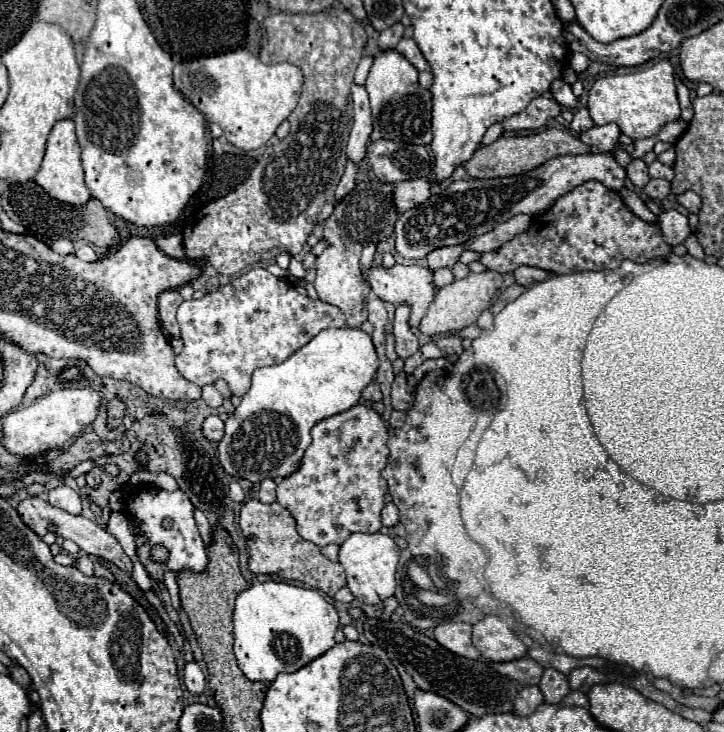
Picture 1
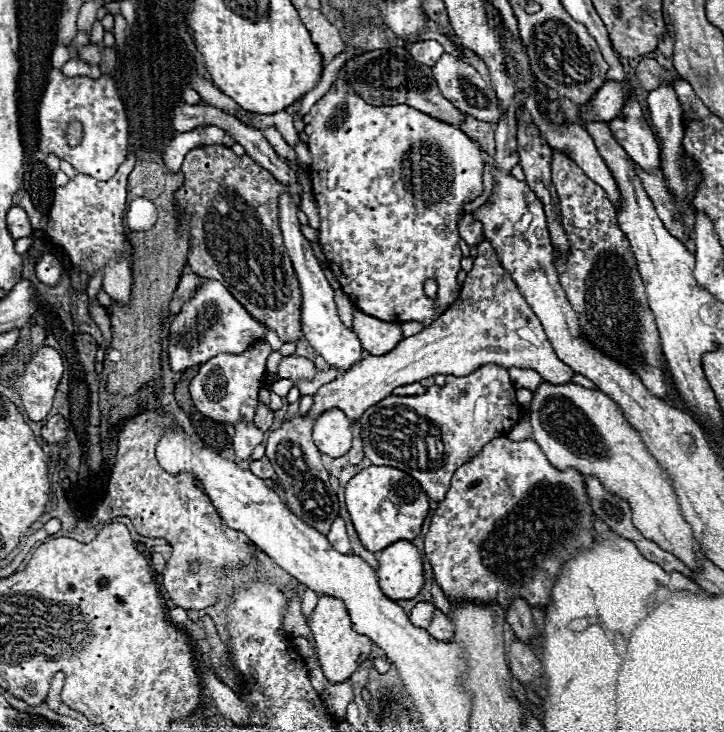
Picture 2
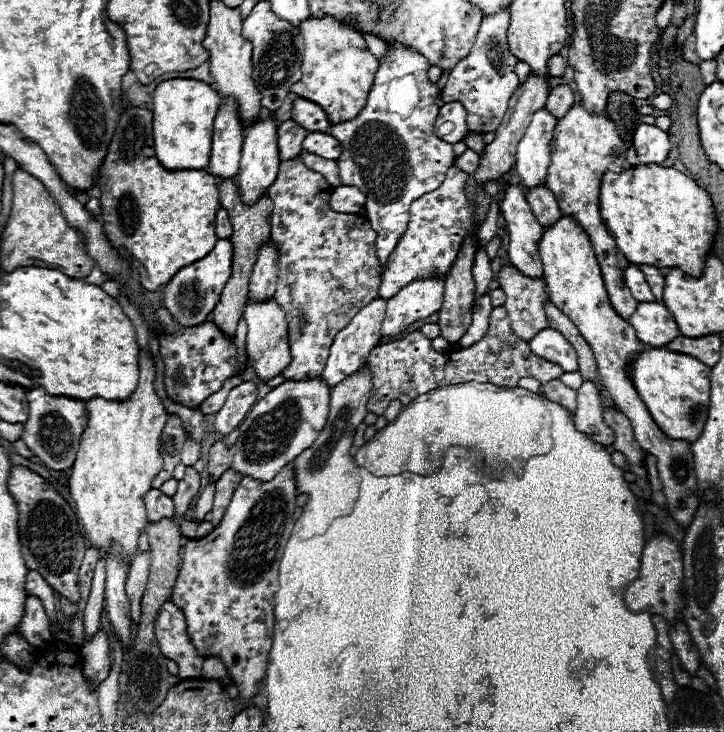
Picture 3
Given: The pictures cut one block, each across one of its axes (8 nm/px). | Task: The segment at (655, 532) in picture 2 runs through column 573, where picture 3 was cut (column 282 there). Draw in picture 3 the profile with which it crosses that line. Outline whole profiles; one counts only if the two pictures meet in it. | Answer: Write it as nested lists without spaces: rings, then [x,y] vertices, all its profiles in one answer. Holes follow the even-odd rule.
[[[324,378],[286,380],[264,398],[260,398],[240,424],[240,438],[232,468],[242,476],[256,480],[272,480],[288,462],[300,456],[322,432],[330,414],[330,386]]]

